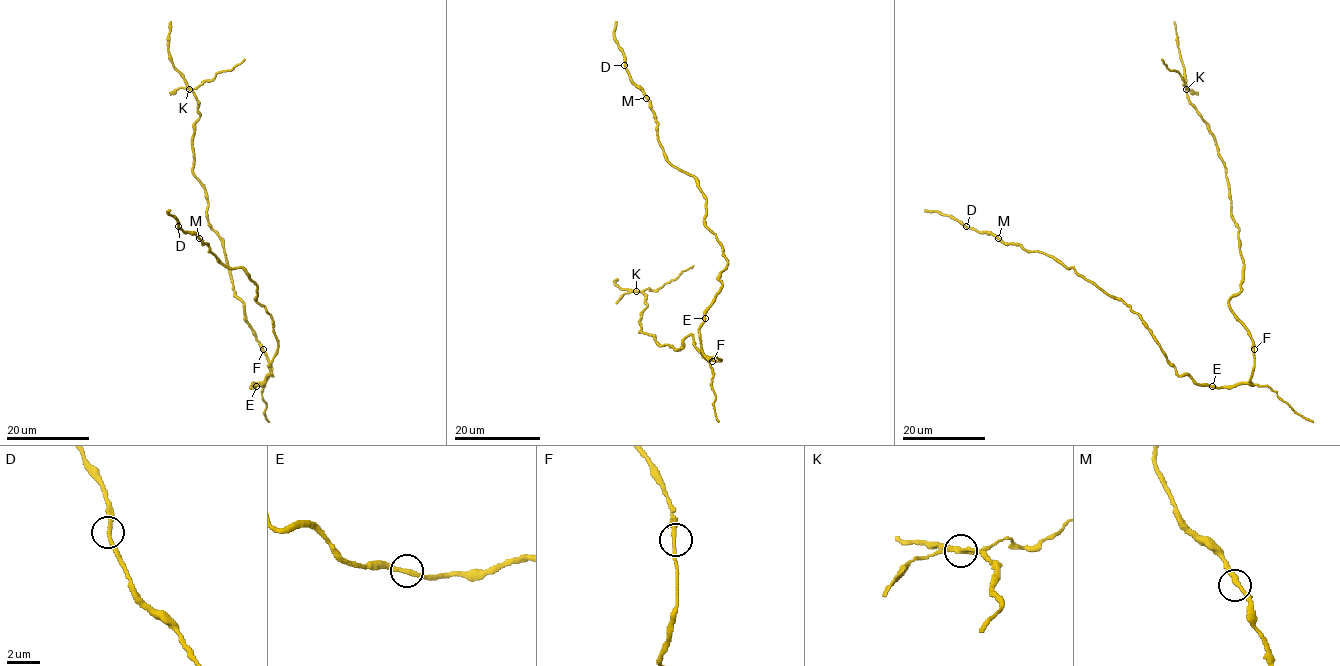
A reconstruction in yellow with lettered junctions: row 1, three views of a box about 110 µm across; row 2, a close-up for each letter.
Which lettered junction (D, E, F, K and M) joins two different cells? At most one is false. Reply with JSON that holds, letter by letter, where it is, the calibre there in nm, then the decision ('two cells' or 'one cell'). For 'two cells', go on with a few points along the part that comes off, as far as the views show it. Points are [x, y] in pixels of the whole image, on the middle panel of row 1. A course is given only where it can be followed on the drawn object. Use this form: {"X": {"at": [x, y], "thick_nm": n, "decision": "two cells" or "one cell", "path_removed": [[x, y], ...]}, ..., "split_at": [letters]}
{"D": {"at": [624, 65], "thick_nm": 240, "decision": "one cell"}, "E": {"at": [705, 318], "thick_nm": 280, "decision": "one cell"}, "F": {"at": [712, 361], "thick_nm": 280, "decision": "one cell"}, "K": {"at": [636, 291], "thick_nm": 220, "decision": "two cells", "path_removed": [[636, 291], [648, 288], [658, 290], [693, 265]]}, "M": {"at": [646, 98], "thick_nm": 280, "decision": "one cell"}, "split_at": ["K"]}

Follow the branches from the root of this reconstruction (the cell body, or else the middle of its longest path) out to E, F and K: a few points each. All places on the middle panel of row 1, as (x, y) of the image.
E: (703, 352), (699, 326), (705, 318)
F: (703, 352), (720, 360), (712, 361)
K: (703, 352), (720, 360), (708, 361), (692, 335), (676, 350), (639, 332), (647, 304), (636, 291)

